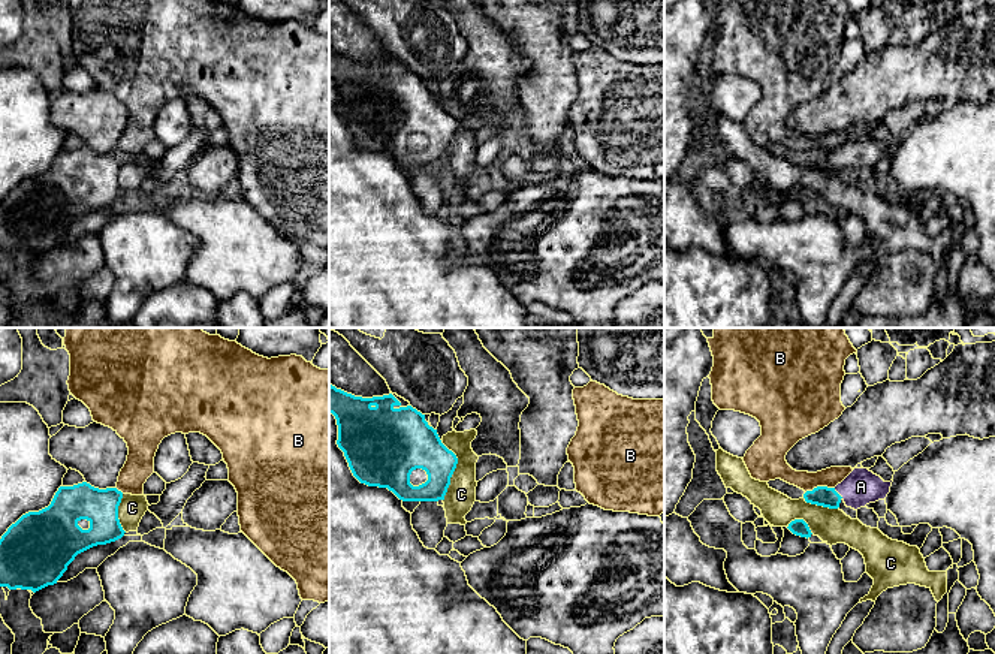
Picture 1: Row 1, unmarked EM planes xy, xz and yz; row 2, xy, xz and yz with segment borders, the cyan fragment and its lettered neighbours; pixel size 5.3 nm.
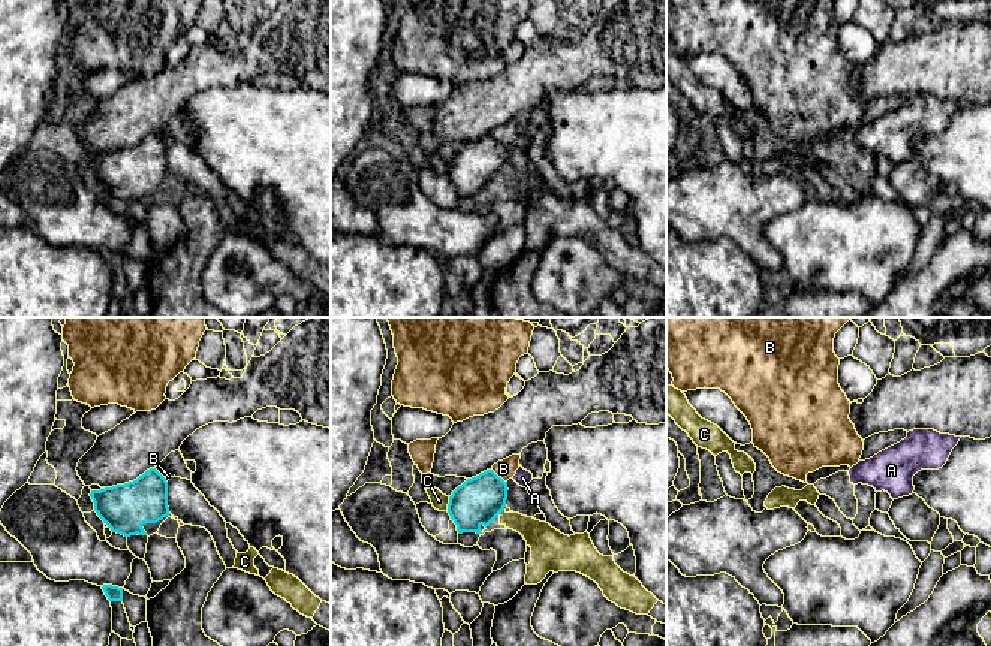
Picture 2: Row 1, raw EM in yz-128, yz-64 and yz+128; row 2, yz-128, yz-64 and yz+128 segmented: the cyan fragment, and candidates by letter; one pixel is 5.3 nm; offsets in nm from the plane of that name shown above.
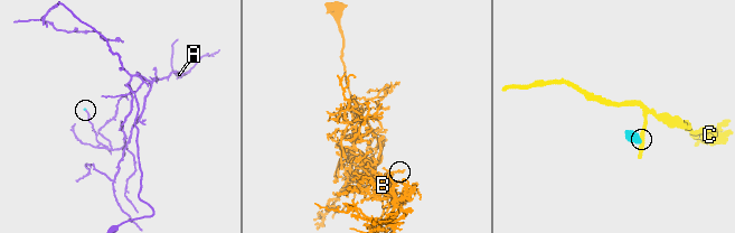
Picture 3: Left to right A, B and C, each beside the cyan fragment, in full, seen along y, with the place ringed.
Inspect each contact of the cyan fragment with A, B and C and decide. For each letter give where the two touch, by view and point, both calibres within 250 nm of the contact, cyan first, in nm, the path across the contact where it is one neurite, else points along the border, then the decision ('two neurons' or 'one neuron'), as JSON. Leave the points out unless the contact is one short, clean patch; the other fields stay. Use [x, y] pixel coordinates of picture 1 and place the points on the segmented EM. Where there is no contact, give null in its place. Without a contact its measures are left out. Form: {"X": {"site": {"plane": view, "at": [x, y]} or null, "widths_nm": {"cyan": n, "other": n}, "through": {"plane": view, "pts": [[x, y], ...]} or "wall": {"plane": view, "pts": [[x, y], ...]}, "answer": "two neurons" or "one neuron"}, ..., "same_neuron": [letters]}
{"A": {"site": {"plane": "yz", "at": [837, 493]}, "widths_nm": {"cyan": 110, "other": 190}, "through": {"plane": "yz", "pts": [[822, 496], [837, 493], [861, 487]]}, "answer": "one neuron"}, "B": {"site": {"plane": "yz", "at": [819, 487]}, "widths_nm": {"cyan": 110, "other": 120}, "wall": {"plane": "yz", "pts": [[834, 487], [814, 487], [805, 493]]}, "answer": "two neurons"}, "C": {"site": {"plane": "xz", "at": [454, 470]}, "widths_nm": {"cyan": 260, "other": 160}, "wall": {"plane": "xz", "pts": [[442, 443], [457, 458], [457, 467], [443, 500]]}, "answer": "two neurons"}, "same_neuron": ["A"]}

